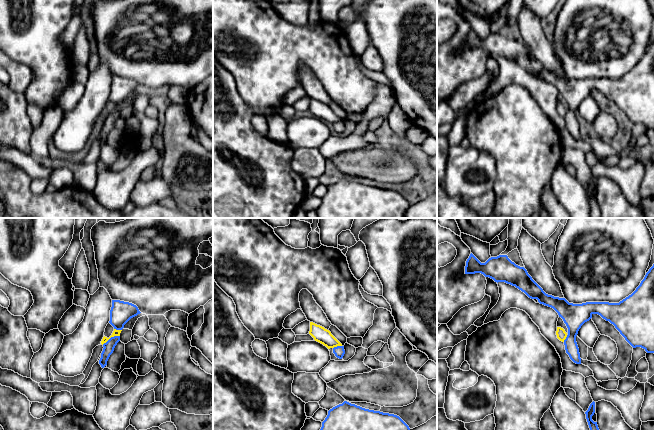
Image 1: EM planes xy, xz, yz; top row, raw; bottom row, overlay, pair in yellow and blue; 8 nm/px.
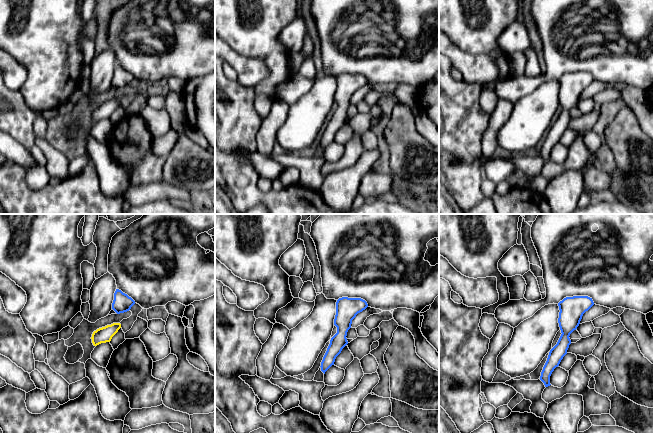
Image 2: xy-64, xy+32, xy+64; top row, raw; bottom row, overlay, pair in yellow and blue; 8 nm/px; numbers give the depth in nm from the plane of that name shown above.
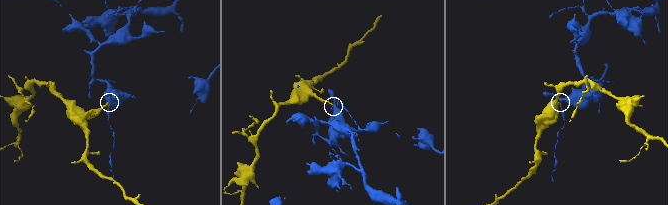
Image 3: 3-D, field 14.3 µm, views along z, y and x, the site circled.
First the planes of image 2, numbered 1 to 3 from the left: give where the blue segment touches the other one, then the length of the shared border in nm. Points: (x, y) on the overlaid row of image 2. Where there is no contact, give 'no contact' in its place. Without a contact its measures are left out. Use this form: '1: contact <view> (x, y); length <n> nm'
1: no contact
2: no contact
3: no contact

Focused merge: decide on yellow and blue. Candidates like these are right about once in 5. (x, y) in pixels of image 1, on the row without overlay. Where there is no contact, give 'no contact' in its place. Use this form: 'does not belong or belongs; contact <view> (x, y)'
does not belong; contact xy (110, 113)

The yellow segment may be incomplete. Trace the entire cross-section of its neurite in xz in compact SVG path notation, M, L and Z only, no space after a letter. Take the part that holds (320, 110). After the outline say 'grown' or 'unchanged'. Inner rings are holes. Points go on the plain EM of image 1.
M310 98L309 110L315 117L323 120L328 125L342 122L342 120L331 110L329 106L313 98Z | unchanged

